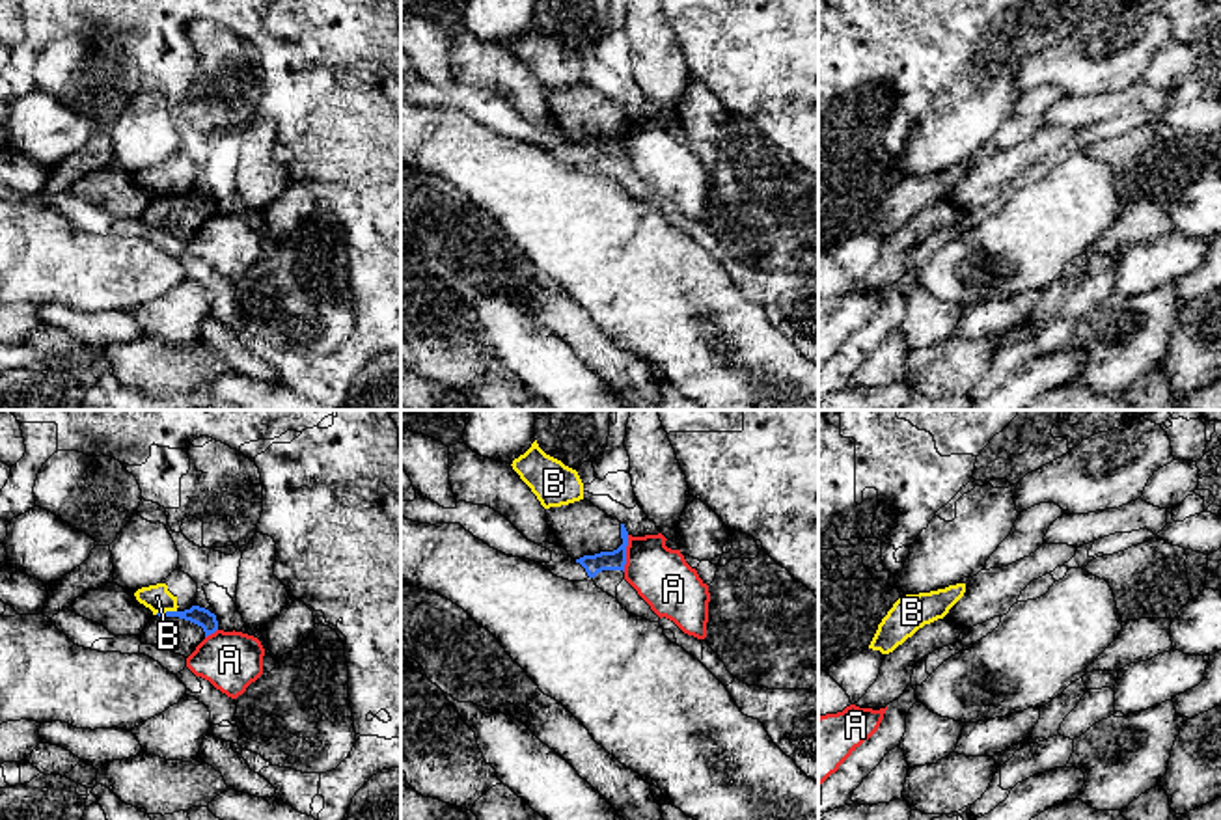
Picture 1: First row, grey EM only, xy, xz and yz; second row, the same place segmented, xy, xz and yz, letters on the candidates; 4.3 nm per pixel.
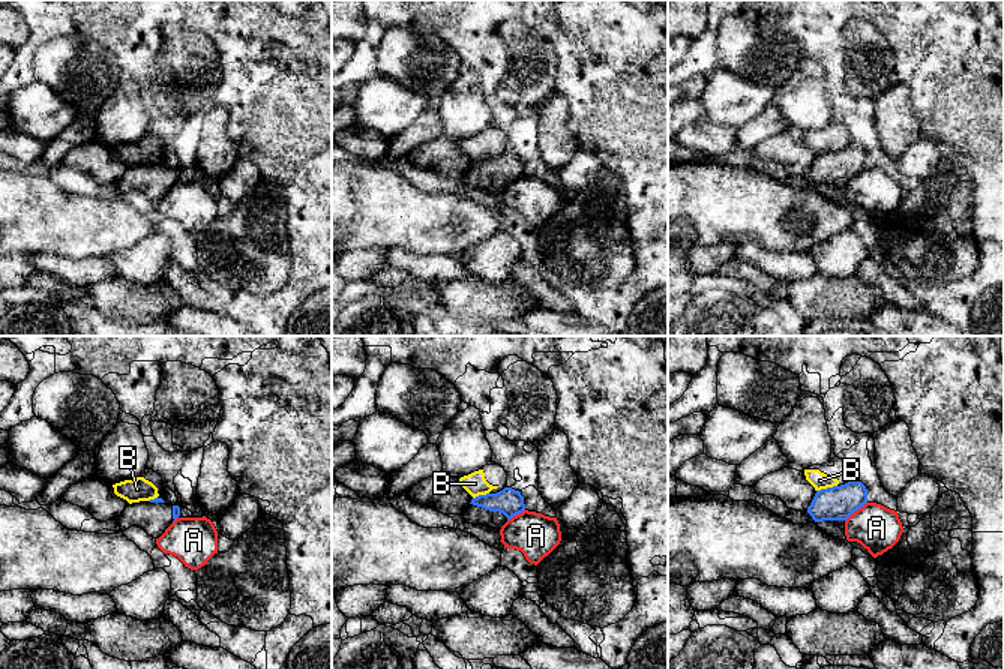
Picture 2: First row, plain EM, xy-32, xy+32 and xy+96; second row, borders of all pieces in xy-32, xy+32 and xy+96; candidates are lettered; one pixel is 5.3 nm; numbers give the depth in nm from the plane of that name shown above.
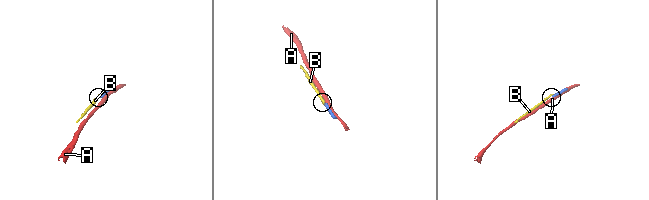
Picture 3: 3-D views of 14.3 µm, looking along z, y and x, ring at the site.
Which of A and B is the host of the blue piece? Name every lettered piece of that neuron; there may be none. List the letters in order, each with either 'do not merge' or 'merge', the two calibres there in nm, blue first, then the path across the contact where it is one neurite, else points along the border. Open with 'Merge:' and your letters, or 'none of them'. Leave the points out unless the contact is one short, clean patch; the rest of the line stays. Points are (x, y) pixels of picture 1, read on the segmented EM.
Merge: none of them
A: do not merge | 90/240 nm
B: do not merge | 80/110 nm | along xy (176, 610), (155, 614)

